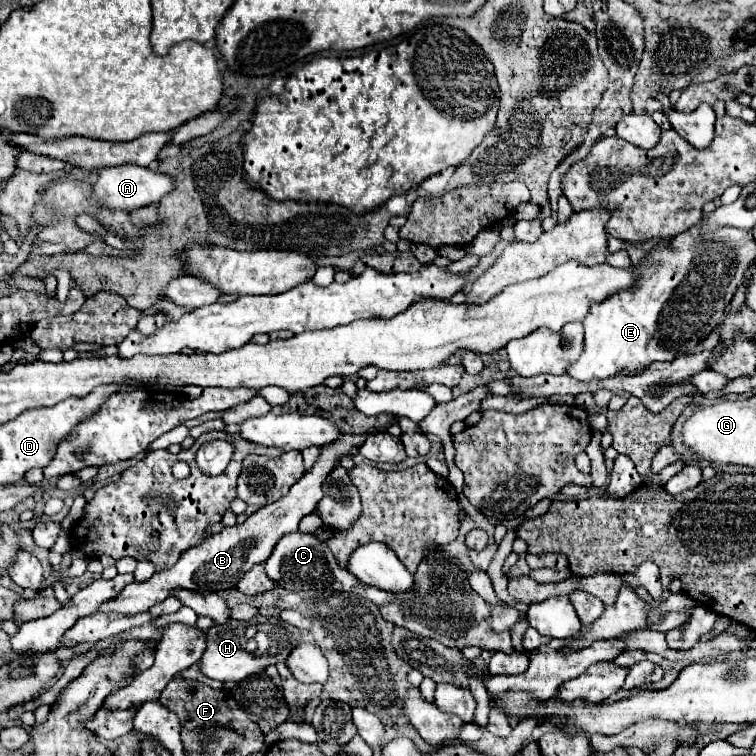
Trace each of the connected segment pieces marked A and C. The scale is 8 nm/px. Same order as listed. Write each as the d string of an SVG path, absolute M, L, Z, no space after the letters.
M117 165L117 167L107 167L99 173L97 183L93 185L95 199L111 209L123 209L123 211L133 211L151 203L159 203L159 199L173 189L173 177L167 177L159 171L153 171L149 167L139 167L139 165Z
M289 533L287 537L281 537L279 543L275 545L271 557L265 561L265 569L267 569L267 577L271 577L271 581L275 581L279 587L289 589L289 591L299 591L299 589L319 589L325 587L329 591L349 591L355 595L361 595L369 601L373 601L377 607L383 607L391 601L395 601L395 597L383 589L375 589L373 585L363 585L355 575L351 575L347 569L339 567L339 563L335 561L331 549L327 549L327 543L319 541L313 533Z

